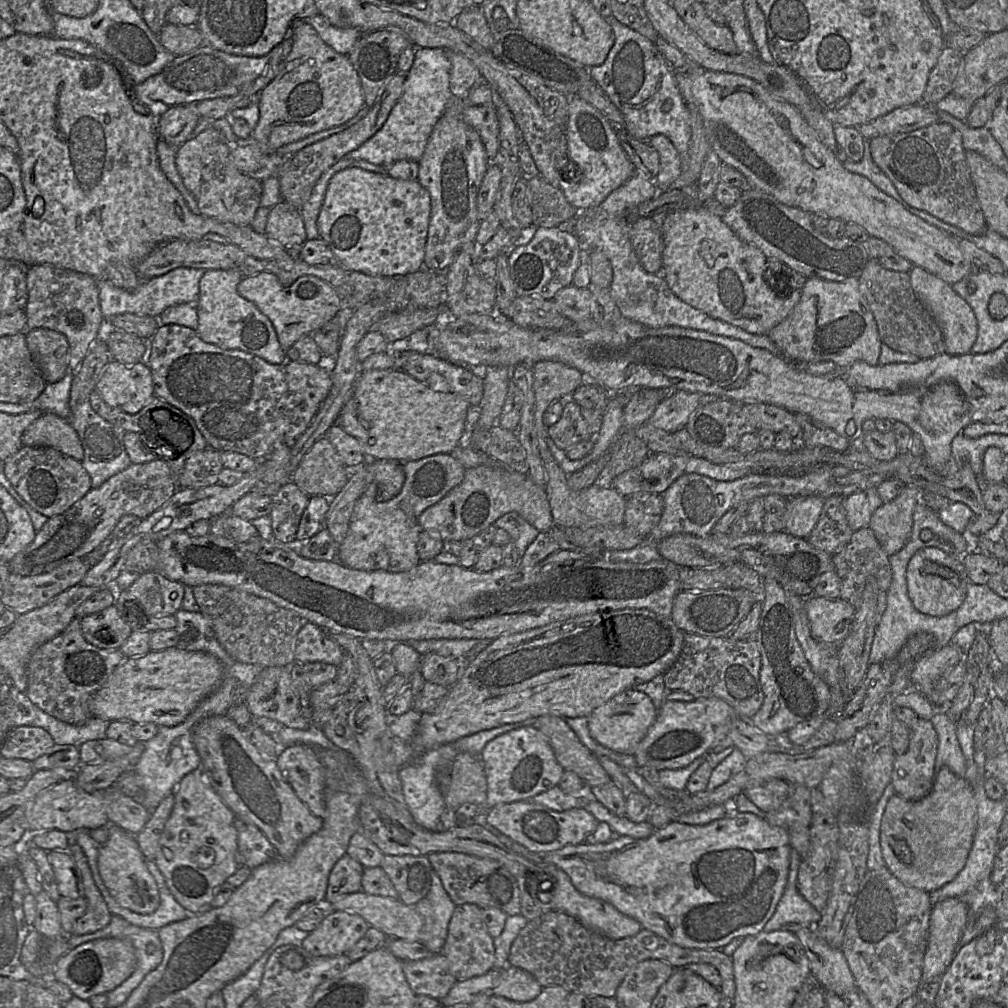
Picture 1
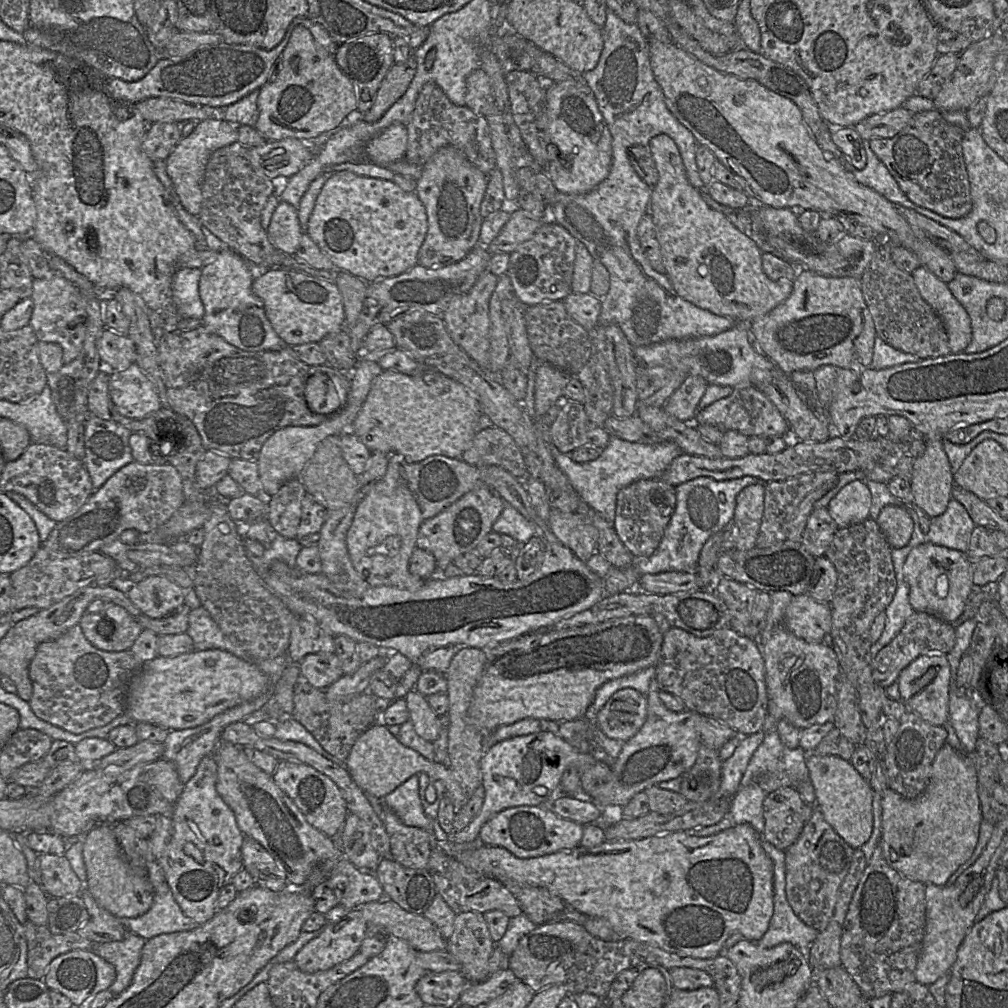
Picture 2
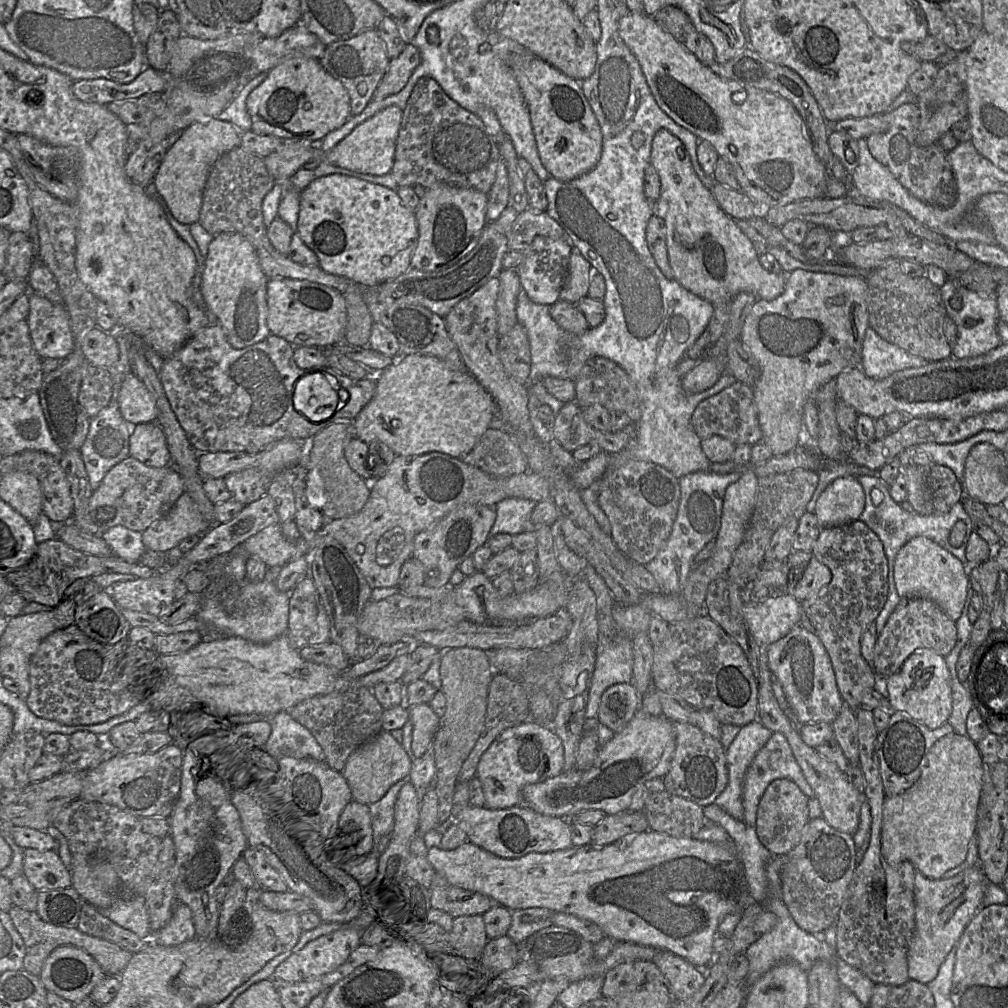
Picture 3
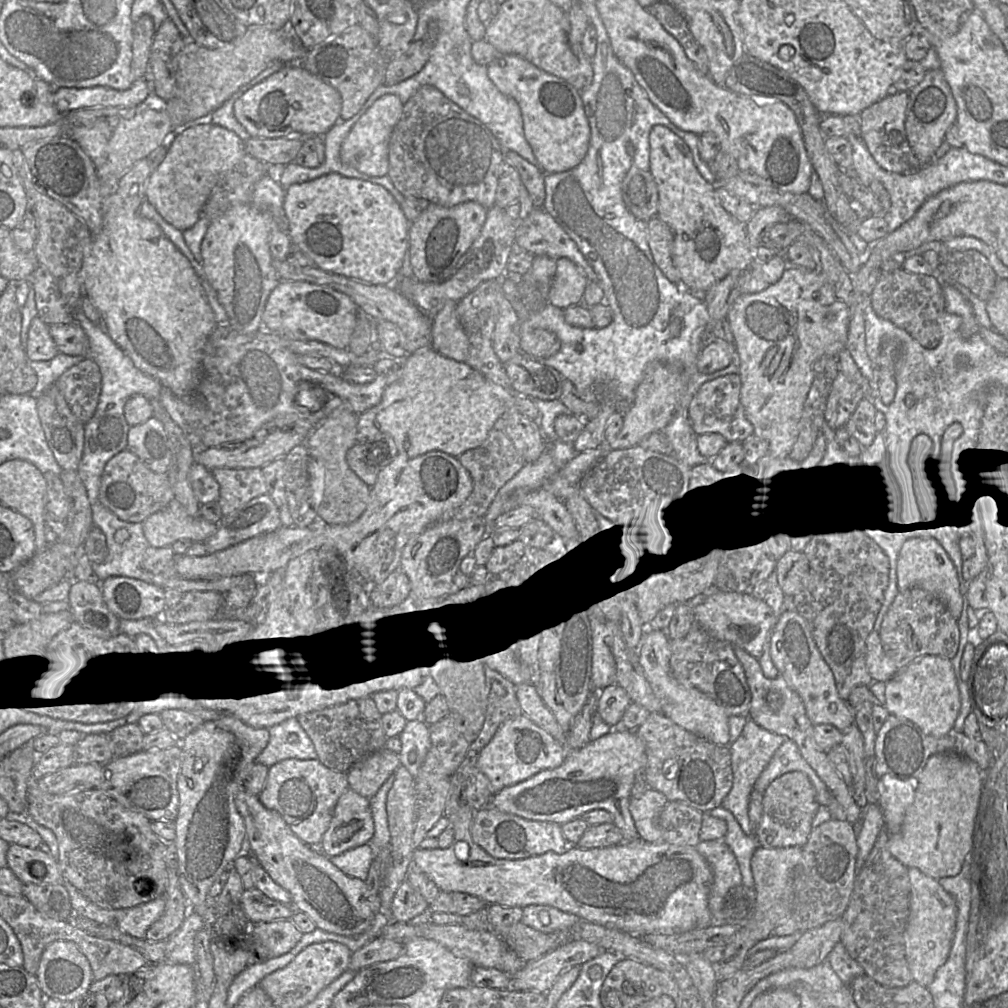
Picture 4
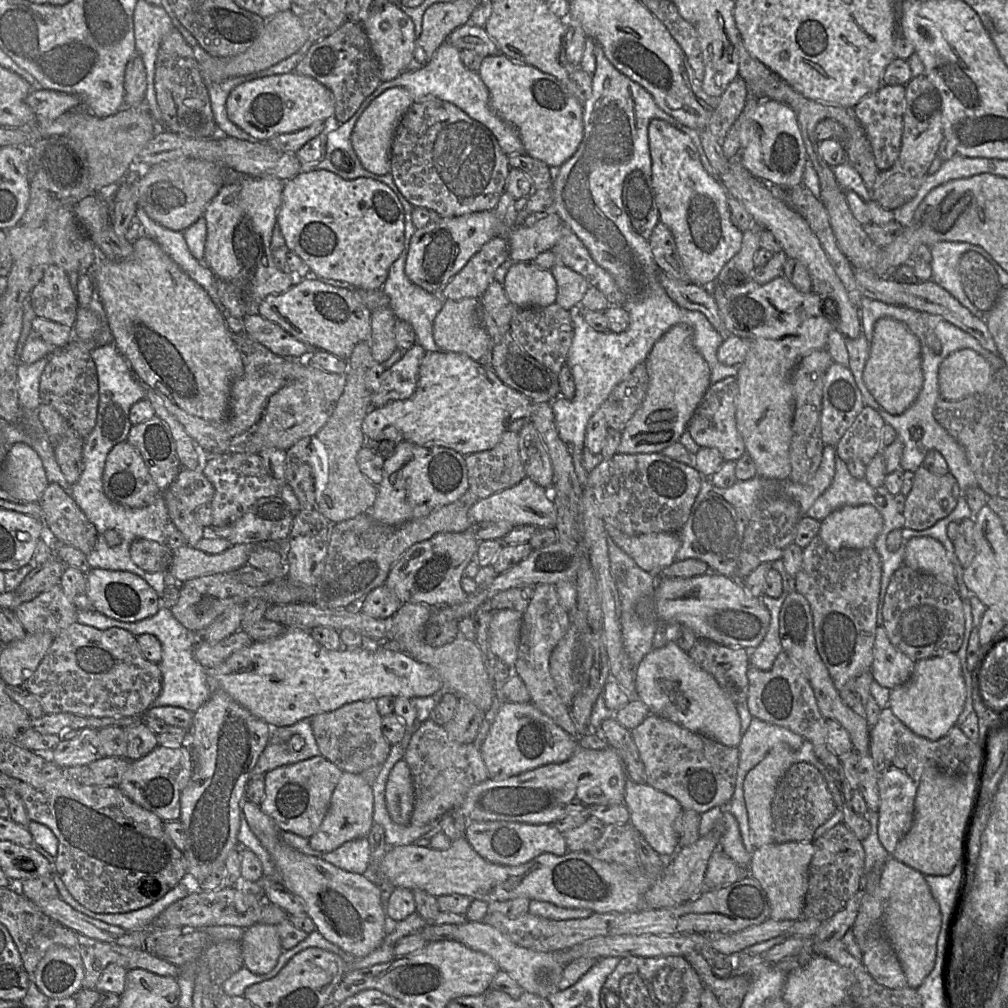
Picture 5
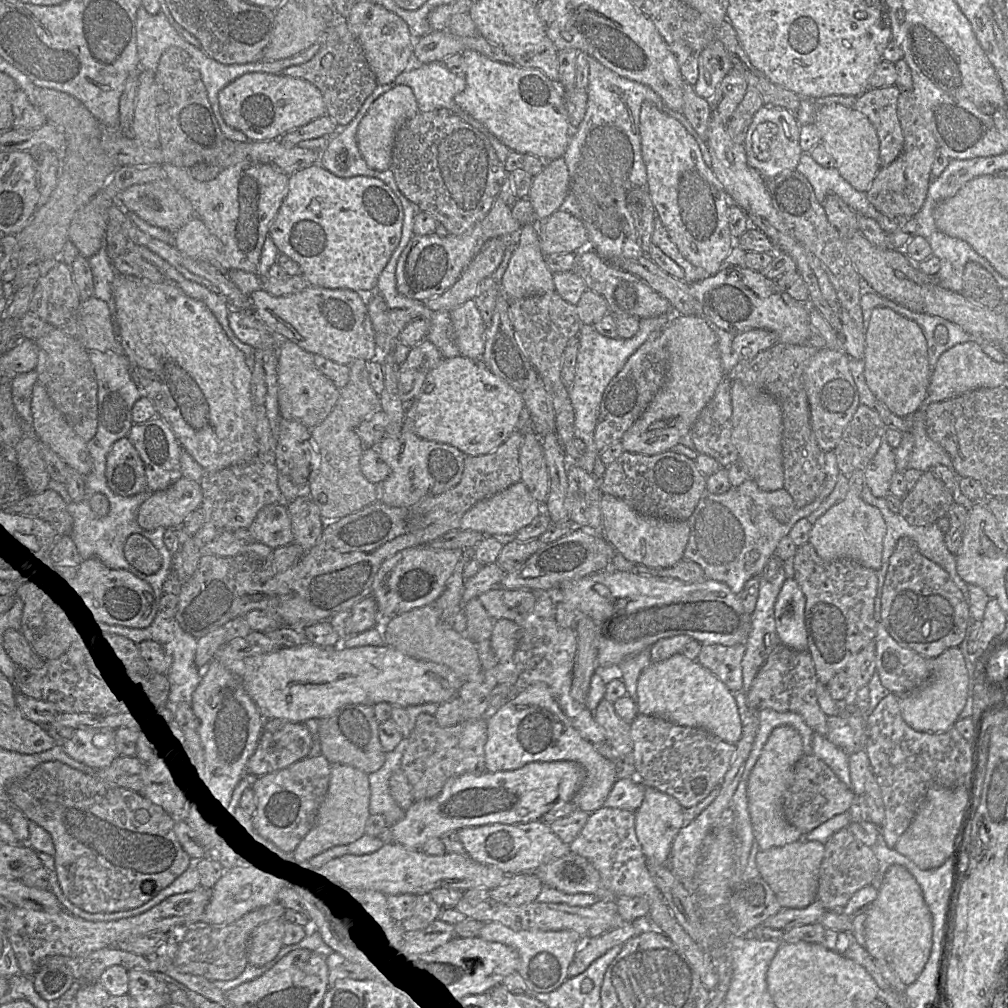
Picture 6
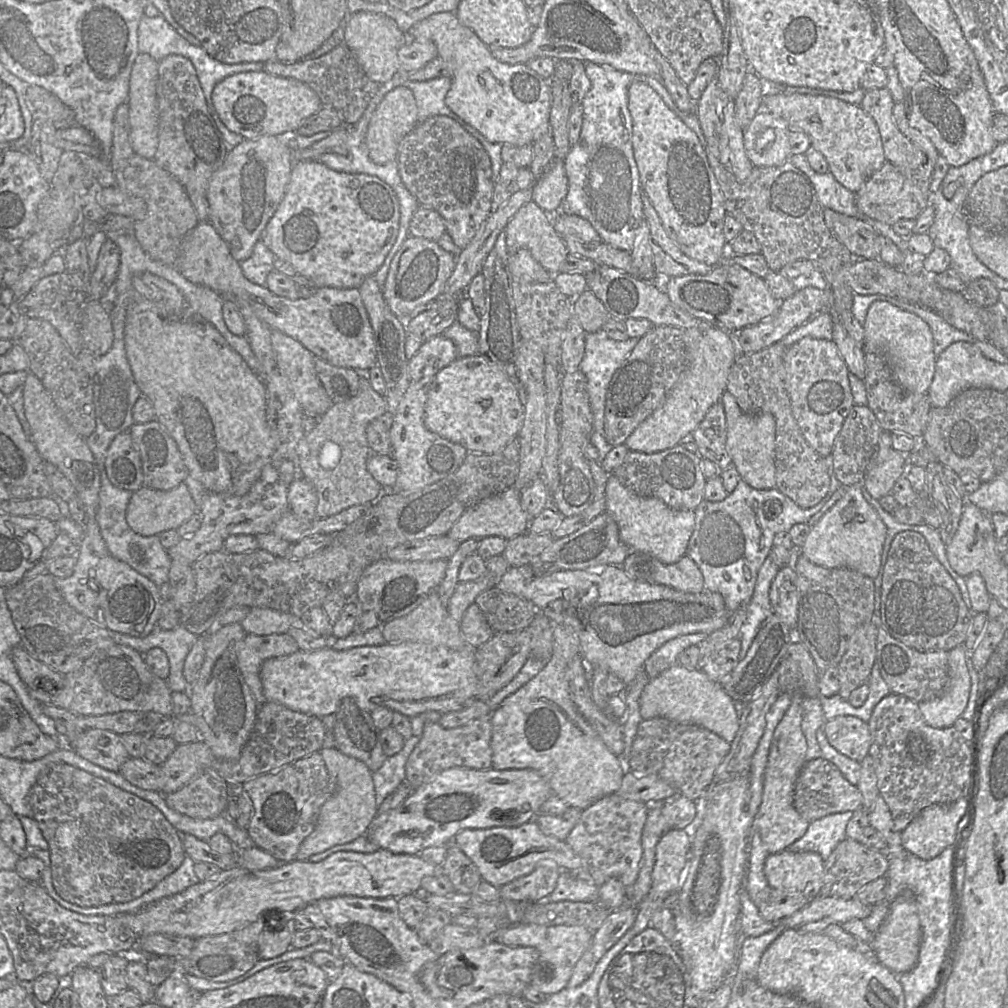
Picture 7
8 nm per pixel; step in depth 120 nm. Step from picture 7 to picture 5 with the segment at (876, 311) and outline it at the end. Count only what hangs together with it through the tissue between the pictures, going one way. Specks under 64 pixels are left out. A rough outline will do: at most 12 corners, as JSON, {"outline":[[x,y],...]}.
{"outline":[[894,318],[876,321],[864,383],[901,415],[922,389],[920,341]]}

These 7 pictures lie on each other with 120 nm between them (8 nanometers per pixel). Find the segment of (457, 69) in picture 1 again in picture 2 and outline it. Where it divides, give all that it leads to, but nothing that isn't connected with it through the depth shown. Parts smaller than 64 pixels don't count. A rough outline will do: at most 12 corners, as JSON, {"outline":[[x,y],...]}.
{"outline":[[481,67],[467,77],[466,106],[490,115],[495,98]]}

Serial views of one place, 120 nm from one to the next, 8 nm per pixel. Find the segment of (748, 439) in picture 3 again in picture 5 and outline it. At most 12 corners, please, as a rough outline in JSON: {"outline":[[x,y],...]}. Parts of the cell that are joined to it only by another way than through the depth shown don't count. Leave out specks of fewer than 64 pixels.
{"outline":[[735,377],[705,392],[688,424],[724,461],[746,453],[736,427]]}

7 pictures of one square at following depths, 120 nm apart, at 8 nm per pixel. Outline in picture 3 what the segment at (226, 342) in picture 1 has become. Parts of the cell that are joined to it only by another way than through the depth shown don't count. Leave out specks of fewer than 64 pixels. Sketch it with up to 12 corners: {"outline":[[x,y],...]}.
{"outline":[[241,234],[214,236],[205,309],[237,349],[271,333],[267,282]]}

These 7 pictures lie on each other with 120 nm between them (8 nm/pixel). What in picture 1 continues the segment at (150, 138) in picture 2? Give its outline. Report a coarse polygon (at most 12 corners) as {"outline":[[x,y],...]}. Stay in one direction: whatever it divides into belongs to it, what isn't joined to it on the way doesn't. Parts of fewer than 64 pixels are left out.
{"outline":[[187,105],[158,118],[158,136],[179,148],[192,138],[200,116]]}

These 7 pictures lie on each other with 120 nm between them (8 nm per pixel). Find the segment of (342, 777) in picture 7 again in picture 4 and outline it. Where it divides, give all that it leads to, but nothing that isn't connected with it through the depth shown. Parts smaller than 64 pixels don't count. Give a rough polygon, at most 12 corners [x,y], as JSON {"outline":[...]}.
{"outline":[[348,788],[320,844],[337,856],[374,835],[369,799]]}

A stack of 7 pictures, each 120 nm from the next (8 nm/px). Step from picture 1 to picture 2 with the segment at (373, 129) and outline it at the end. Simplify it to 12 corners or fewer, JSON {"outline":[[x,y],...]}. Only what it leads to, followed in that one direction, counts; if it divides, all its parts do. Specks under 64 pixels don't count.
{"outline":[[394,63],[372,107],[361,115],[381,119],[407,91],[417,63]]}

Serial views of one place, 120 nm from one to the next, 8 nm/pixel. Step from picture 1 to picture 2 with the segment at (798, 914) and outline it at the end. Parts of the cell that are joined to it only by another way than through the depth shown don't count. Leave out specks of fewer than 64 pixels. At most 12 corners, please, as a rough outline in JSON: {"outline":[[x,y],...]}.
{"outline":[[761,836],[773,862],[774,909],[756,942],[788,942],[807,951],[819,931],[796,916],[786,897],[785,851]]}

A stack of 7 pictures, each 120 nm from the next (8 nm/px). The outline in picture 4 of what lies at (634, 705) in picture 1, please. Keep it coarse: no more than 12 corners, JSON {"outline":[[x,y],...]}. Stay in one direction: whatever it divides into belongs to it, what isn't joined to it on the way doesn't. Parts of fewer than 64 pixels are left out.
{"outline":[[617,683],[604,688],[598,712],[609,725],[621,728],[632,703]]}

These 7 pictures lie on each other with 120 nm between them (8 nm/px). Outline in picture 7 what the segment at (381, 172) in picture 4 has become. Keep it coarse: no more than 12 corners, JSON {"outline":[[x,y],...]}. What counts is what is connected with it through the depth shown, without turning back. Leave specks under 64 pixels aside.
{"outline":[[398,86],[372,115],[366,134],[370,159],[396,160],[418,124],[413,92]]}

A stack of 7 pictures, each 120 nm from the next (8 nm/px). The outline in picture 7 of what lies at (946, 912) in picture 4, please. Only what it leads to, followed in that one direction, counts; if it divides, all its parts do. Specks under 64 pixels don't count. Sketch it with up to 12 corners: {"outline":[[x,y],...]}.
{"outline":[[903,890],[872,939],[894,973],[916,966],[922,933],[916,896]]}

